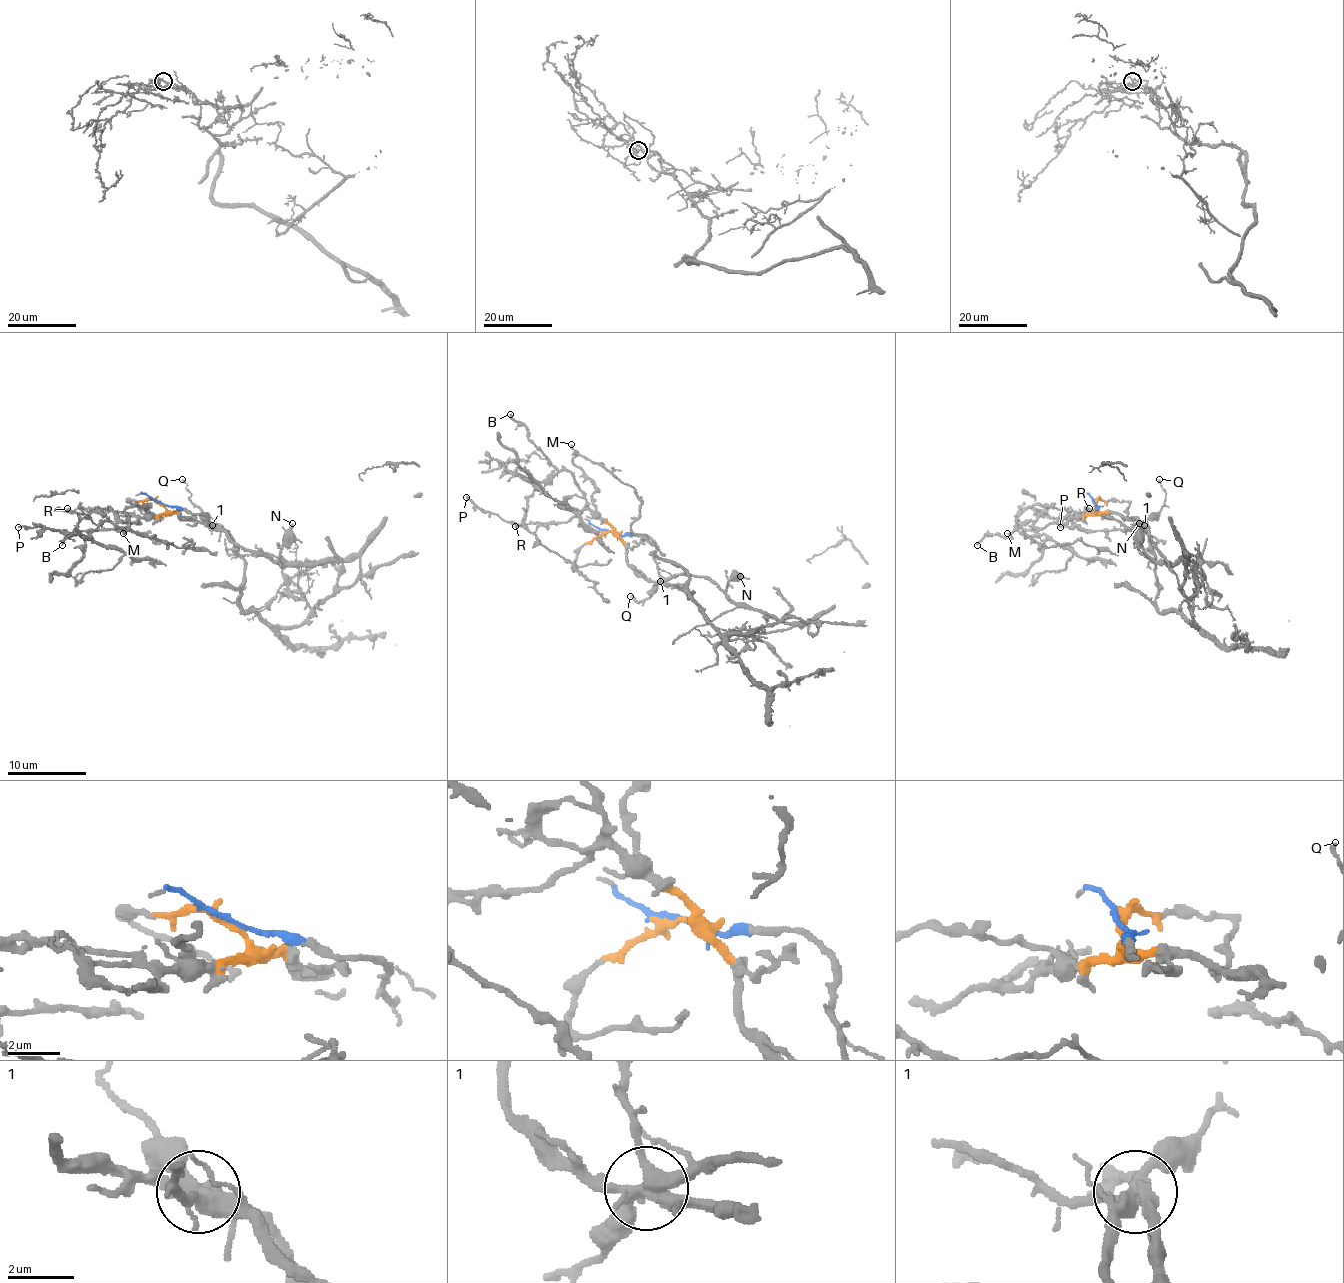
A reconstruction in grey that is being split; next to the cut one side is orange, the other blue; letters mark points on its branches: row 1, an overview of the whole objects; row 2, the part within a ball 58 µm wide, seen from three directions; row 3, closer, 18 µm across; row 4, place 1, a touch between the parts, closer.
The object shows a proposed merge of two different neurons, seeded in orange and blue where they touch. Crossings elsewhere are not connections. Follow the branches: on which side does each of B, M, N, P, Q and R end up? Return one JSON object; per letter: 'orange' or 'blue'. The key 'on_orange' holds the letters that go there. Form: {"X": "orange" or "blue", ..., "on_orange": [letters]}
{"B": "orange", "M": "orange", "N": "blue", "P": "orange", "Q": "blue", "R": "orange", "on_orange": ["B", "M", "P", "R"]}

